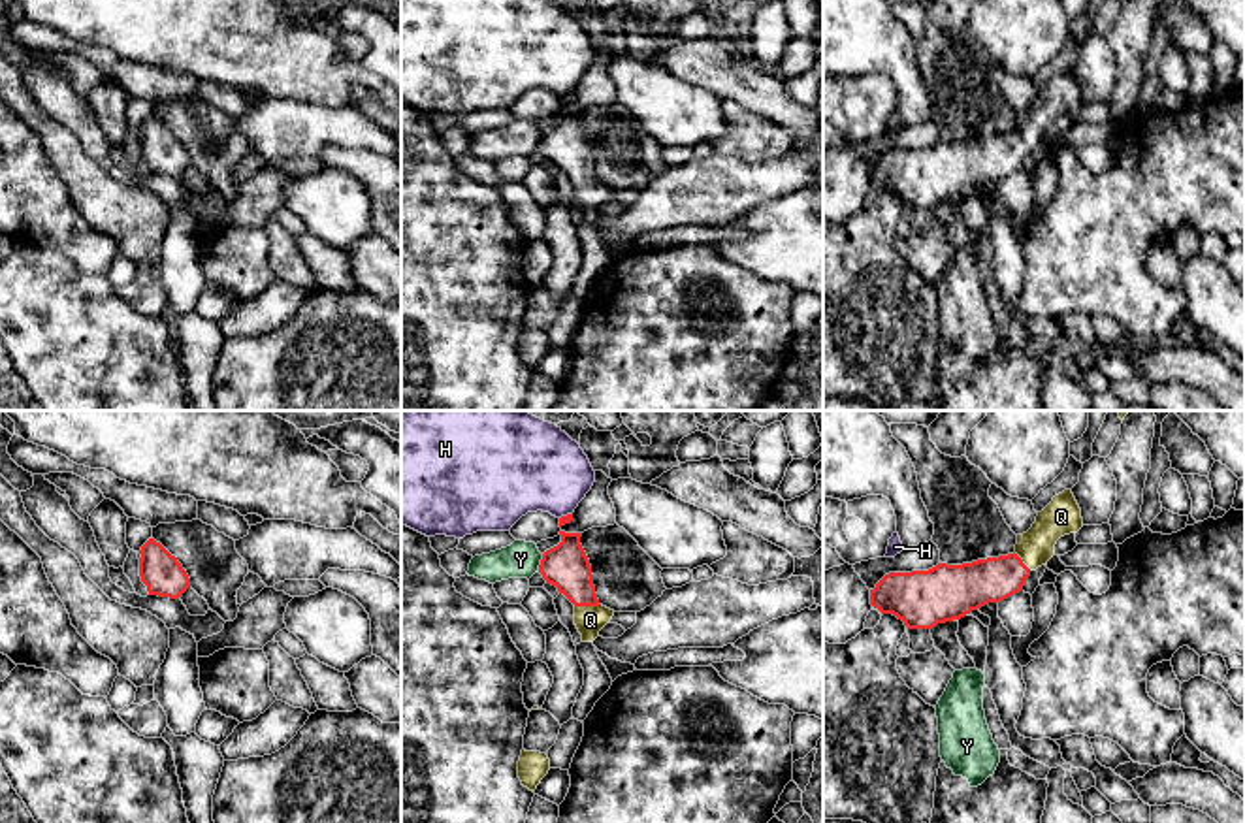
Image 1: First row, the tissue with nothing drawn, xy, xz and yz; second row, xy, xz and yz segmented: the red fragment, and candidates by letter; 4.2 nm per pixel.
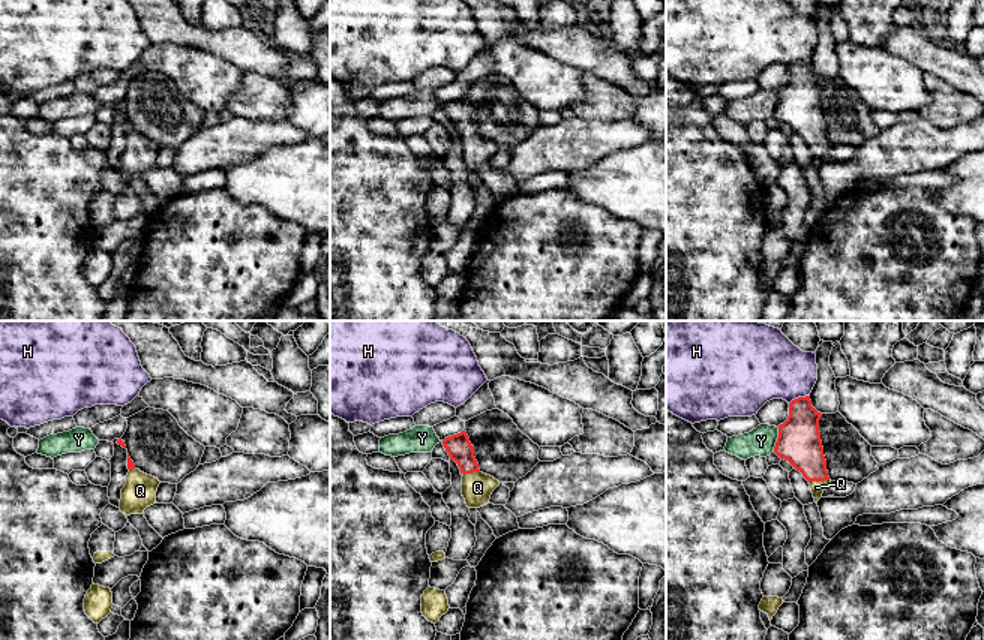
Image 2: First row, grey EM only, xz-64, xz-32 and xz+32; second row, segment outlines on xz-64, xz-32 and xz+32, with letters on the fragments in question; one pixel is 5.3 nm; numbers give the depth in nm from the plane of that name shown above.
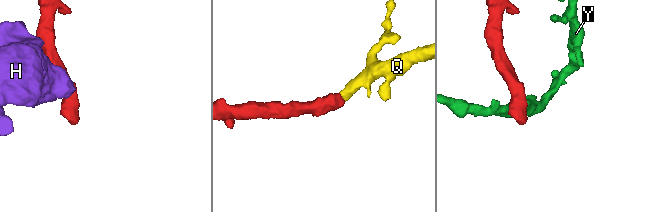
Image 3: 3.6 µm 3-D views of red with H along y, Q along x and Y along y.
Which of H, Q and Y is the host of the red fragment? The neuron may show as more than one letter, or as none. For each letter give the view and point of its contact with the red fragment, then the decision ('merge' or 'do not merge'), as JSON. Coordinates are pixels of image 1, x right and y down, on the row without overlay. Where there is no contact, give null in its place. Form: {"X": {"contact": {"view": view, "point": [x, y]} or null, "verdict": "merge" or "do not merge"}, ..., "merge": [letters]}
{"H": {"contact": {"view": "xz", "point": [567, 93]}, "verdict": "do not merge"}, "Q": {"contact": {"view": "xz", "point": [586, 183]}, "verdict": "merge"}, "Y": {"contact": {"view": "xz", "point": [541, 140]}, "verdict": "do not merge"}, "merge": ["Q"]}

